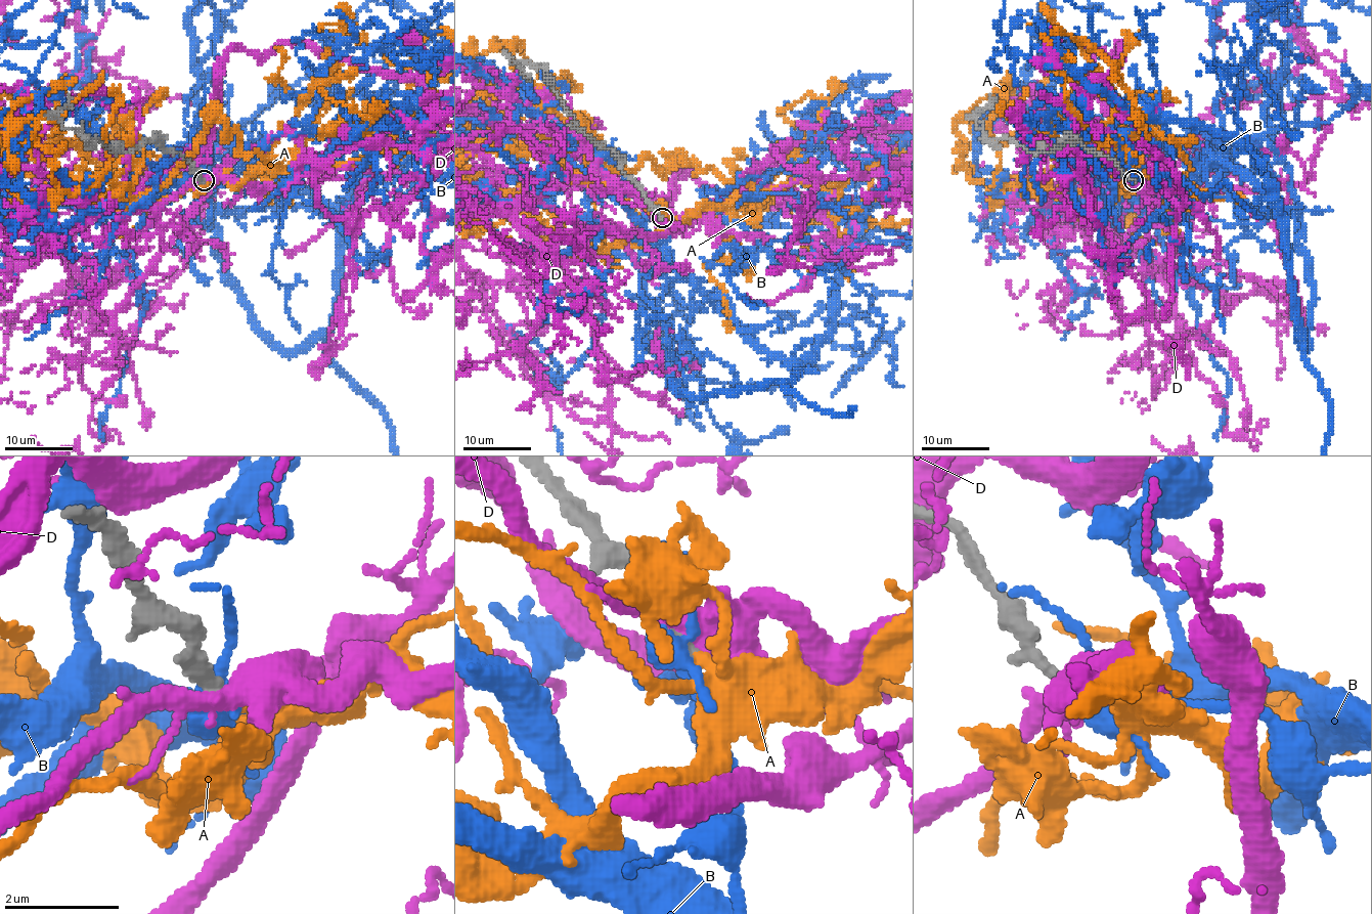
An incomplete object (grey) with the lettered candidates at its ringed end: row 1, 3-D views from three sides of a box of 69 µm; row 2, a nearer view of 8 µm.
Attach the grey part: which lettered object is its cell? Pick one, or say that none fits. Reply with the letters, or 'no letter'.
A

